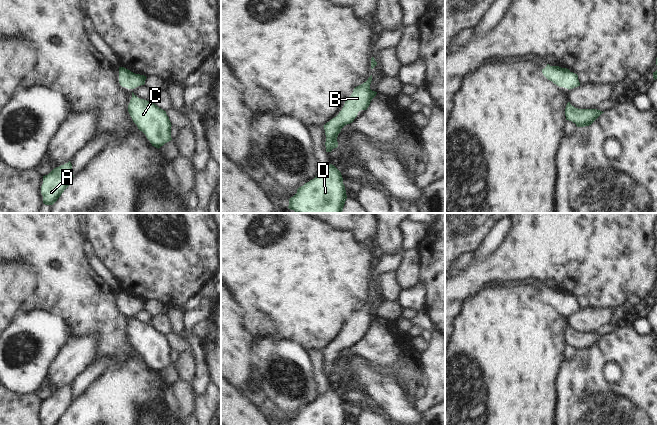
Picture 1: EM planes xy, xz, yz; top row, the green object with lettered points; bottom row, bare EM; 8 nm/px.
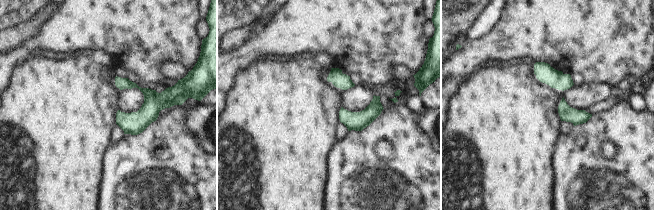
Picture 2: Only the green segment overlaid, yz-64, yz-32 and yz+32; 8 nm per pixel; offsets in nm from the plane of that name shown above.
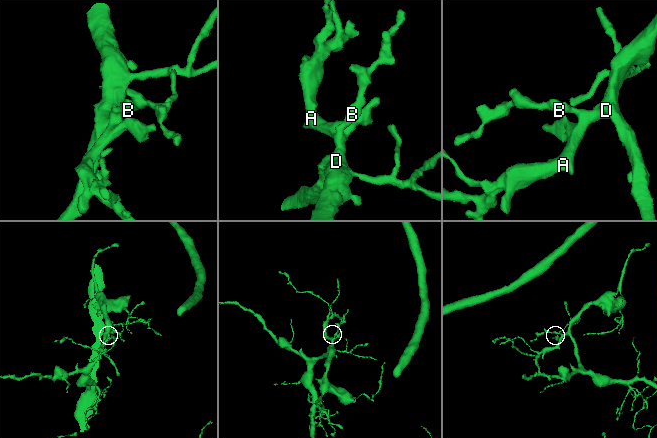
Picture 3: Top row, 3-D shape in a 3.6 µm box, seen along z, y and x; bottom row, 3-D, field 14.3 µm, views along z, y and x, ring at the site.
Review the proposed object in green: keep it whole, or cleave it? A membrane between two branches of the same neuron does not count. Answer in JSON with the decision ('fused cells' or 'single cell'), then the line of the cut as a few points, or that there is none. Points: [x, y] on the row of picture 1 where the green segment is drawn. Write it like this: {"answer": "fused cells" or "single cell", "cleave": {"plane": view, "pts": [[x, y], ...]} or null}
{"answer": "single cell", "cleave": null}

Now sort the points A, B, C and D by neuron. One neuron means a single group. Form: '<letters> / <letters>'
A B C D

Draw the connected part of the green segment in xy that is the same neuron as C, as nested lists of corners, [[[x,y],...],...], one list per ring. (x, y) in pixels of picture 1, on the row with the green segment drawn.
[[[132,92],[128,112],[133,122],[146,135],[152,146],[159,149],[172,140],[172,125],[166,111],[152,101],[140,99]]]

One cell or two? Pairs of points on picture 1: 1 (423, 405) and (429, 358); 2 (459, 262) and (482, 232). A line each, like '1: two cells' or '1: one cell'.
1: one cell
2: two cells

